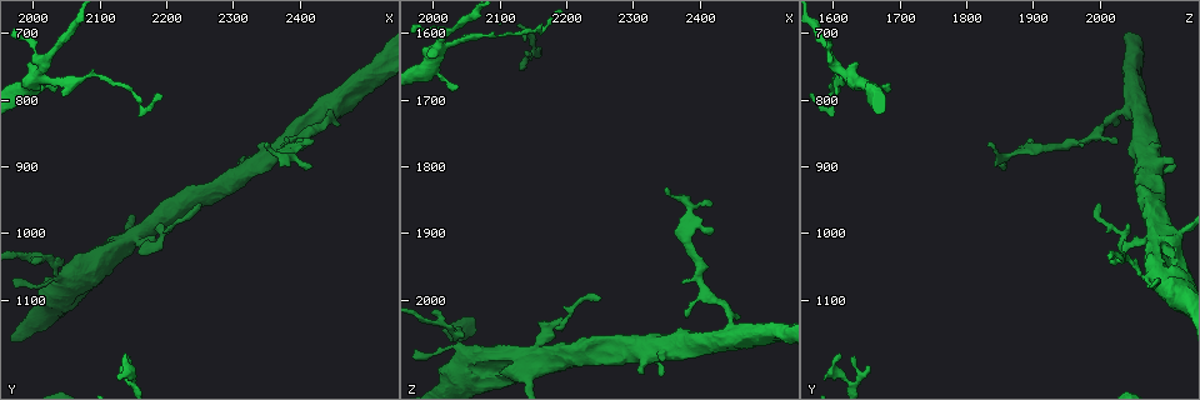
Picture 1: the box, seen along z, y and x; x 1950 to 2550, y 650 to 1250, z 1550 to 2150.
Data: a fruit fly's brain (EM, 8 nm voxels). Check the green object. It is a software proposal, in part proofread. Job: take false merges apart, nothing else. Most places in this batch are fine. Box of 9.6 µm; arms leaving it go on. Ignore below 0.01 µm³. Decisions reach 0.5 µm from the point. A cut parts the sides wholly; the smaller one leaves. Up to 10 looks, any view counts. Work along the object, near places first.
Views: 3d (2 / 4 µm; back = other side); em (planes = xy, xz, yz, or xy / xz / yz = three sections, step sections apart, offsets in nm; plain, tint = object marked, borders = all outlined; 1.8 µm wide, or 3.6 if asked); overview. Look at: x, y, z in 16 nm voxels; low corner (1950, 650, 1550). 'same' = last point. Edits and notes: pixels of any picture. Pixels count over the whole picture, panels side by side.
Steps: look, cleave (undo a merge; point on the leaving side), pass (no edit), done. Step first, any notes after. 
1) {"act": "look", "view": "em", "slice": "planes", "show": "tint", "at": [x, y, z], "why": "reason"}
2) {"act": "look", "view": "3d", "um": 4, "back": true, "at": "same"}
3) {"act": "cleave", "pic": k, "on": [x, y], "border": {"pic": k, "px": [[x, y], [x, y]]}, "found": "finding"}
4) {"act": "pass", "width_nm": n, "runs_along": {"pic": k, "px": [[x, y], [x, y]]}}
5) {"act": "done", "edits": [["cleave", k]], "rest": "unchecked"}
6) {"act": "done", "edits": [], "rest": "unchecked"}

{"act": "look", "view": "em", "um": 3.6, "slice": "planes", "show": "plain", "at": [2145, 1220, 1625], "why": "abrupt turn"}

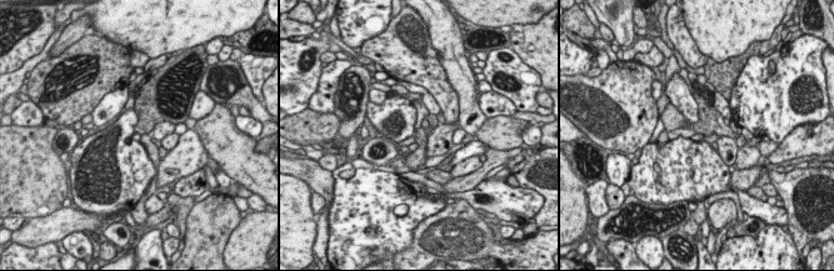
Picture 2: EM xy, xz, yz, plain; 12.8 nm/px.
{"act": "look", "view": "em", "um": 3.6, "slice": "planes", "show": "tint", "at": "same"}

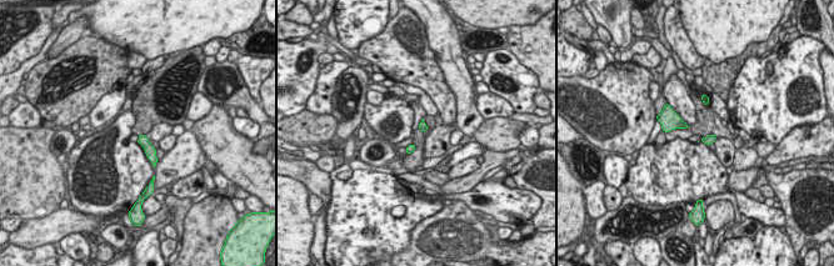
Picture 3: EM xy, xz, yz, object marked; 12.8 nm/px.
{"act": "pass", "found": "one neuron here"}

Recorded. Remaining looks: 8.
{"act": "look", "view": "em", "um": 3.6, "slice": "xz", "step": 16, "show": "tint", "at": [2005, 765, 1630], "why": "three-way junction"}

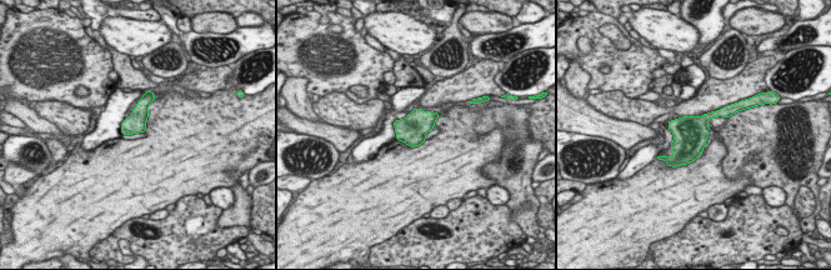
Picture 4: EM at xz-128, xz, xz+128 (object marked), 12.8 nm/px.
{"act": "look", "view": "em", "um": 3.6, "slice": "planes", "show": "borders", "at": "same", "why": "another direction"}

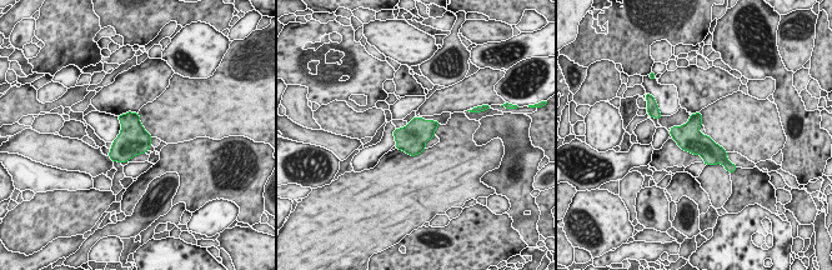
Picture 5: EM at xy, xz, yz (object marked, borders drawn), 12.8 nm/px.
{"act": "pass", "width_nm": 320, "found": "continuous, no second neuron"}

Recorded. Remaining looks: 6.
{"act": "look", "view": "3d", "um": 4, "at": [2135, 1015, 2090], "why": "small branch off a trunk"}

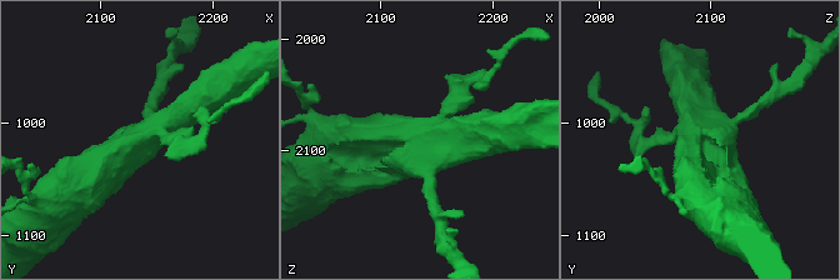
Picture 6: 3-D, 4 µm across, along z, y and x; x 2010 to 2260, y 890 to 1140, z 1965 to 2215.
{"act": "look", "view": "em", "slice": "planes", "show": "tint", "at": [2136, 1016, 2090]}

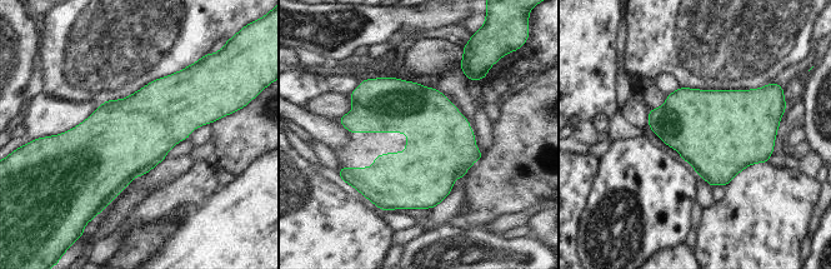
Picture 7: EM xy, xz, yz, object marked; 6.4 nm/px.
{"act": "pass", "width_nm": 420, "found": "continuous, no second neuron"}

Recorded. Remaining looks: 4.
{"act": "look", "view": "em", "um": 3.6, "slice": "xy", "step": 4, "show": "tint", "at": [2445, 815, 2055], "why": "two arms in line, one across"}

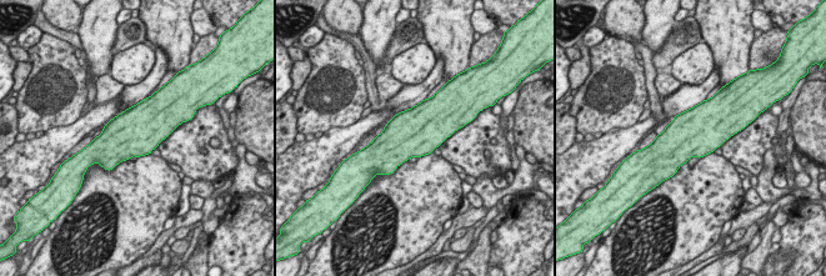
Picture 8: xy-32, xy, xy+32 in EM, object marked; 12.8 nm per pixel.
{"act": "look", "view": "em", "um": 3.6, "slice": "planes", "show": "tint", "at": "same", "why": "cut it another way"}

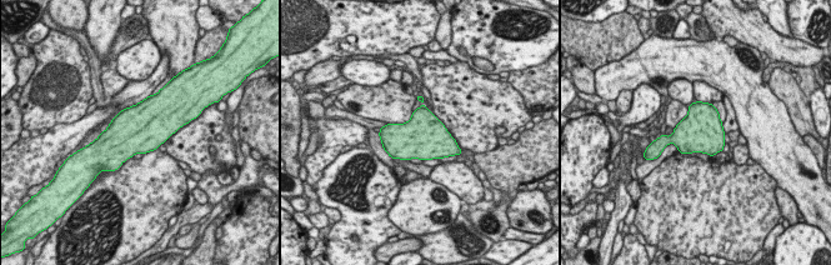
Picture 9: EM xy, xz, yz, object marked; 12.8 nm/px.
{"act": "pass", "found": "continuous, no second neuron"}

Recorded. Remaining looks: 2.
{"act": "done", "edits": [], "rest": "unchecked"}

